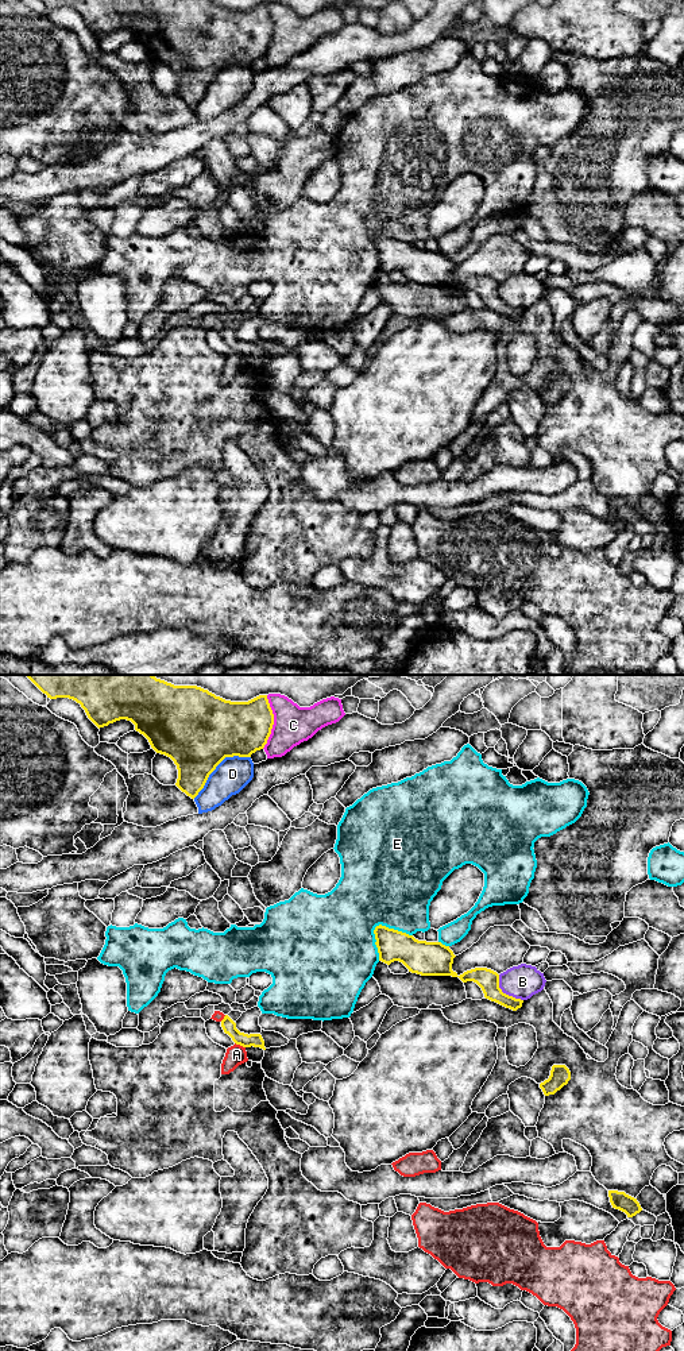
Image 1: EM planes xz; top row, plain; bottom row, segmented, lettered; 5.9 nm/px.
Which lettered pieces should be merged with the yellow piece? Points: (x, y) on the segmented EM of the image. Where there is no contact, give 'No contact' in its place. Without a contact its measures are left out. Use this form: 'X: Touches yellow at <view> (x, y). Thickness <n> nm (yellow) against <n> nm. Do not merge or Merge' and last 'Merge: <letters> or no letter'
A: Touches yellow at xz (240, 1045). Thickness 80 nm (yellow) against 120 nm. Do not merge
B: Touches yellow at xz (505, 994). Thickness 130 nm (yellow) against 200 nm. Do not merge
C: Touches yellow at xz (273, 722). Thickness 320 nm (yellow) against 220 nm. Do not merge
D: Touches yellow at xz (217, 764). Thickness 460 nm (yellow) against 200 nm. Do not merge
E: Touches yellow at xz (377, 926). Thickness 190 nm (yellow) against 480 nm. Do not merge
Merge: no letter

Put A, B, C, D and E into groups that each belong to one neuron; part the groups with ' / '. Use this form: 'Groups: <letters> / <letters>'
Groups: A / B / C / D / E

